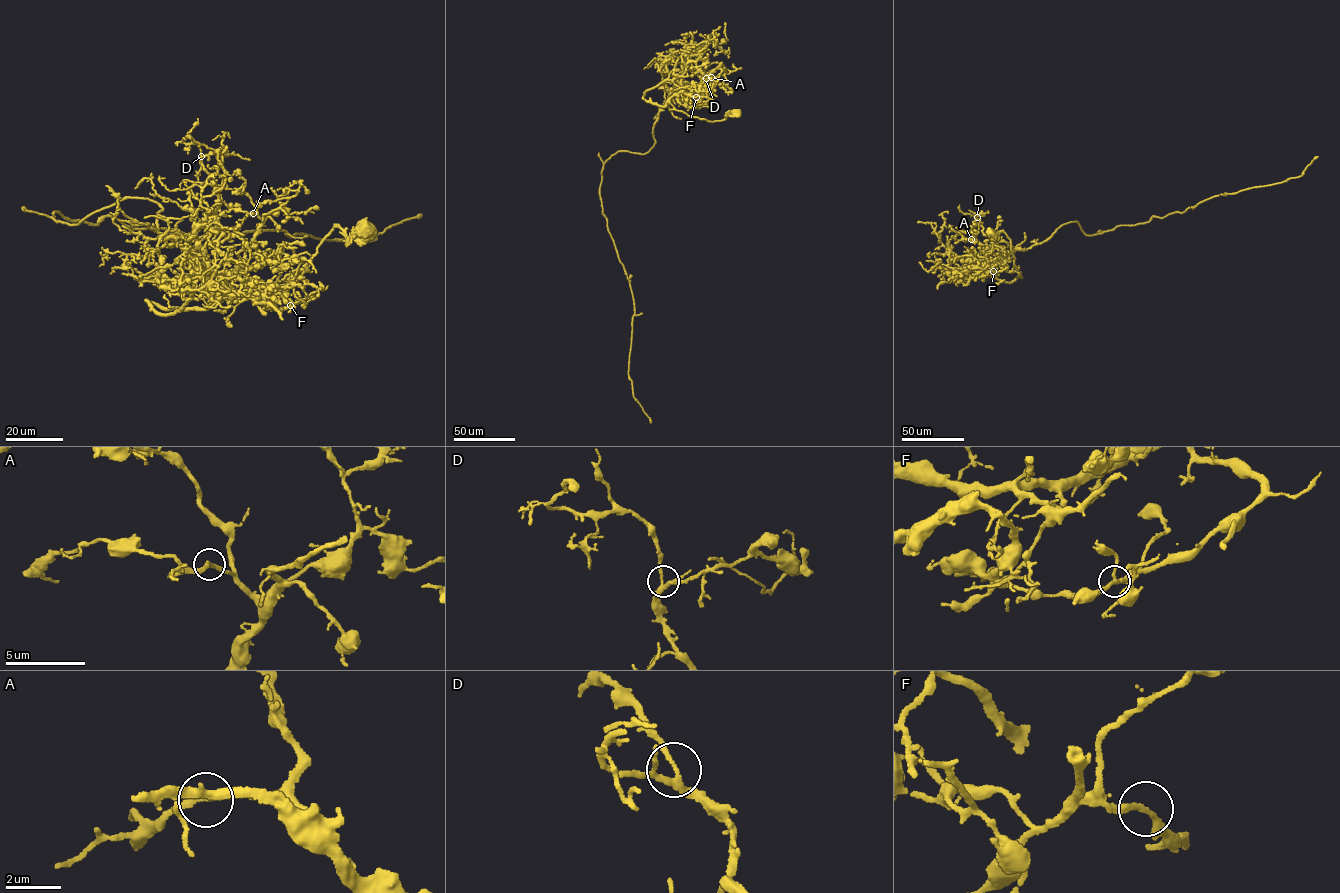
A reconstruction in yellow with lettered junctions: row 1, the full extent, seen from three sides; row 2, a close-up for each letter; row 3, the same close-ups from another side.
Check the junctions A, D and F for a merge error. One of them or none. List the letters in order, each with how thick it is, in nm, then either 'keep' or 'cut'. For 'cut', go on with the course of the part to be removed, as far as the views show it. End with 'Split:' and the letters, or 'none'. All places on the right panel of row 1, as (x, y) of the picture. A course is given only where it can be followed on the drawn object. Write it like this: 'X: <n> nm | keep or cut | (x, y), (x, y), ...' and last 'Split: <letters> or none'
A: 200 nm | keep
D: 200 nm | keep
F: 180 nm | cut | (993, 271), (988, 262), (1070, 222), (1092, 235), (1147, 222), (1301, 176), (1317, 156)
Split: F

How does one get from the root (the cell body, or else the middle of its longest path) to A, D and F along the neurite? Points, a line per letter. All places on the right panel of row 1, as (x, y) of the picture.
A: (990, 232), (997, 237), (1003, 232), (1010, 240), (1015, 266), (1011, 271), (994, 263), (976, 240), (971, 239)
D: (990, 232), (997, 237), (1003, 232), (1010, 240), (1015, 266), (1011, 271), (988, 261), (990, 236), (977, 217)
F: (990, 232), (997, 237), (1001, 231), (1006, 233), (1015, 258), (1011, 271), (995, 263), (990, 267), (993, 271)

